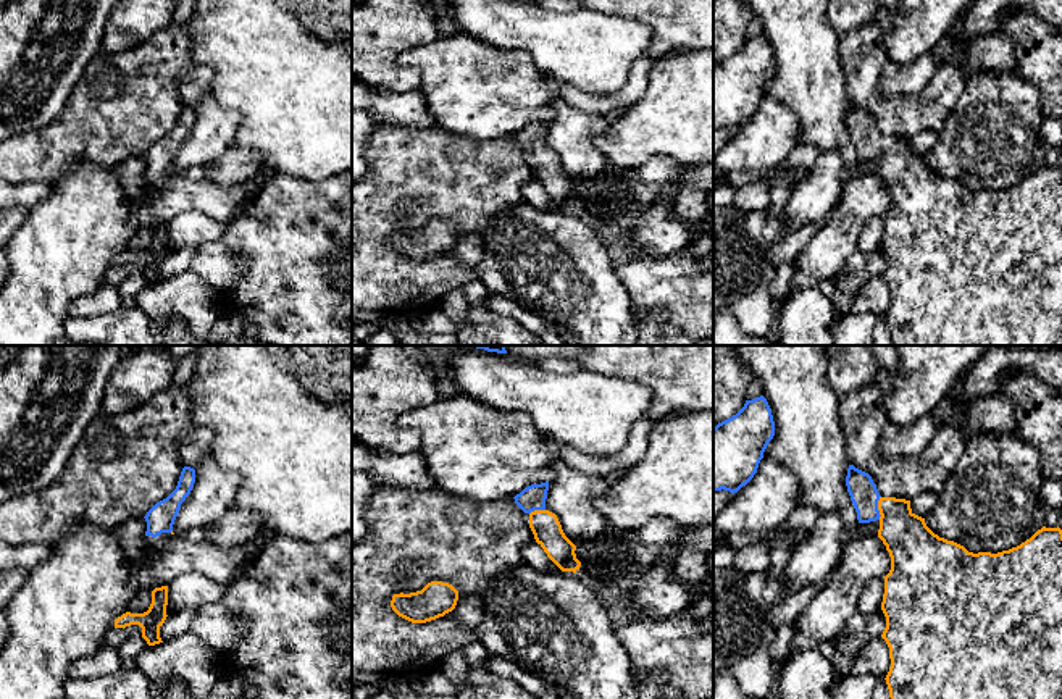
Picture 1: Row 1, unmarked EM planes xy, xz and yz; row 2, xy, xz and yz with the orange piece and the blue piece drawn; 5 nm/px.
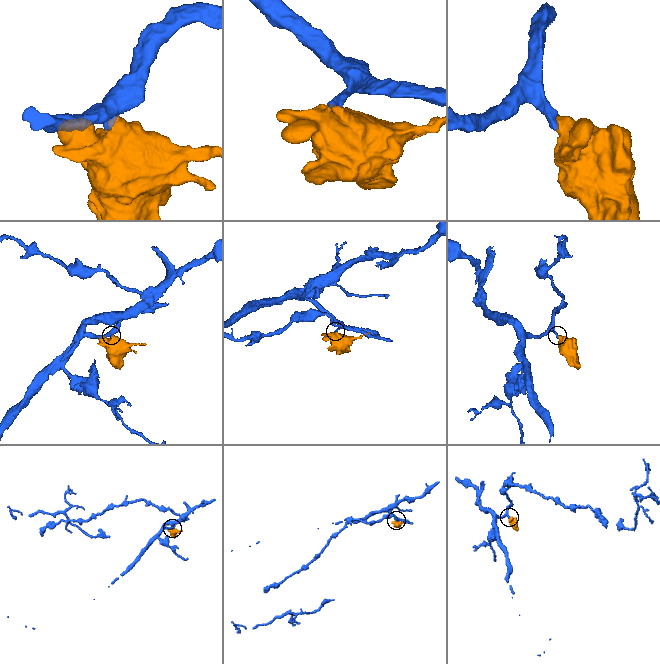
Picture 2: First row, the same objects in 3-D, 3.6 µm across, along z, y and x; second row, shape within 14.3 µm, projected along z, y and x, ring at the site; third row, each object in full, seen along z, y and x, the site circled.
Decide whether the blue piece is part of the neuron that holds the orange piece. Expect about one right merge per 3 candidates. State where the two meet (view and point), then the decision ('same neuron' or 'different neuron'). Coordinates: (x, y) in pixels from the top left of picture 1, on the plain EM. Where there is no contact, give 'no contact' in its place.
contact yz (878, 146); same neuron

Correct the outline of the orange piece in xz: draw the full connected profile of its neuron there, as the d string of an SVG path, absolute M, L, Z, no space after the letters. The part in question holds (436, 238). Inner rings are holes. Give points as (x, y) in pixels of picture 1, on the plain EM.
M431 220L421 229L394 232L391 245L412 262L426 262L452 250L457 239L458 229L452 223Z

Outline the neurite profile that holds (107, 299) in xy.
M103 284L97 292L74 300L68 313L69 316L92 316L98 313L115 312L123 307L123 297L115 286Z

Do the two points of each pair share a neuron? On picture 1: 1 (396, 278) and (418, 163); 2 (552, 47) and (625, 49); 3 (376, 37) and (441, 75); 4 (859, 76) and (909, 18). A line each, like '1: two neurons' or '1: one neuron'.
1: one neuron
2: one neuron
3: two neurons
4: two neurons

